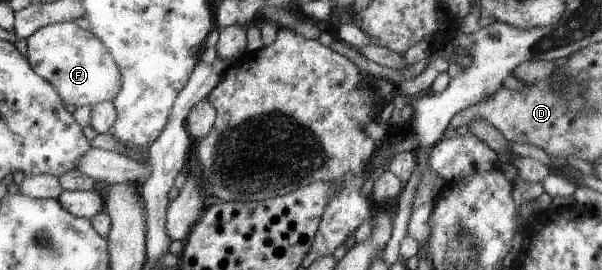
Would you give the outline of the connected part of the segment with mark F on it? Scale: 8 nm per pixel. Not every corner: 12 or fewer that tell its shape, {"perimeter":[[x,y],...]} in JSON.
{"perimeter":[[73,21],[26,38],[25,60],[63,104],[112,102],[123,73]]}

